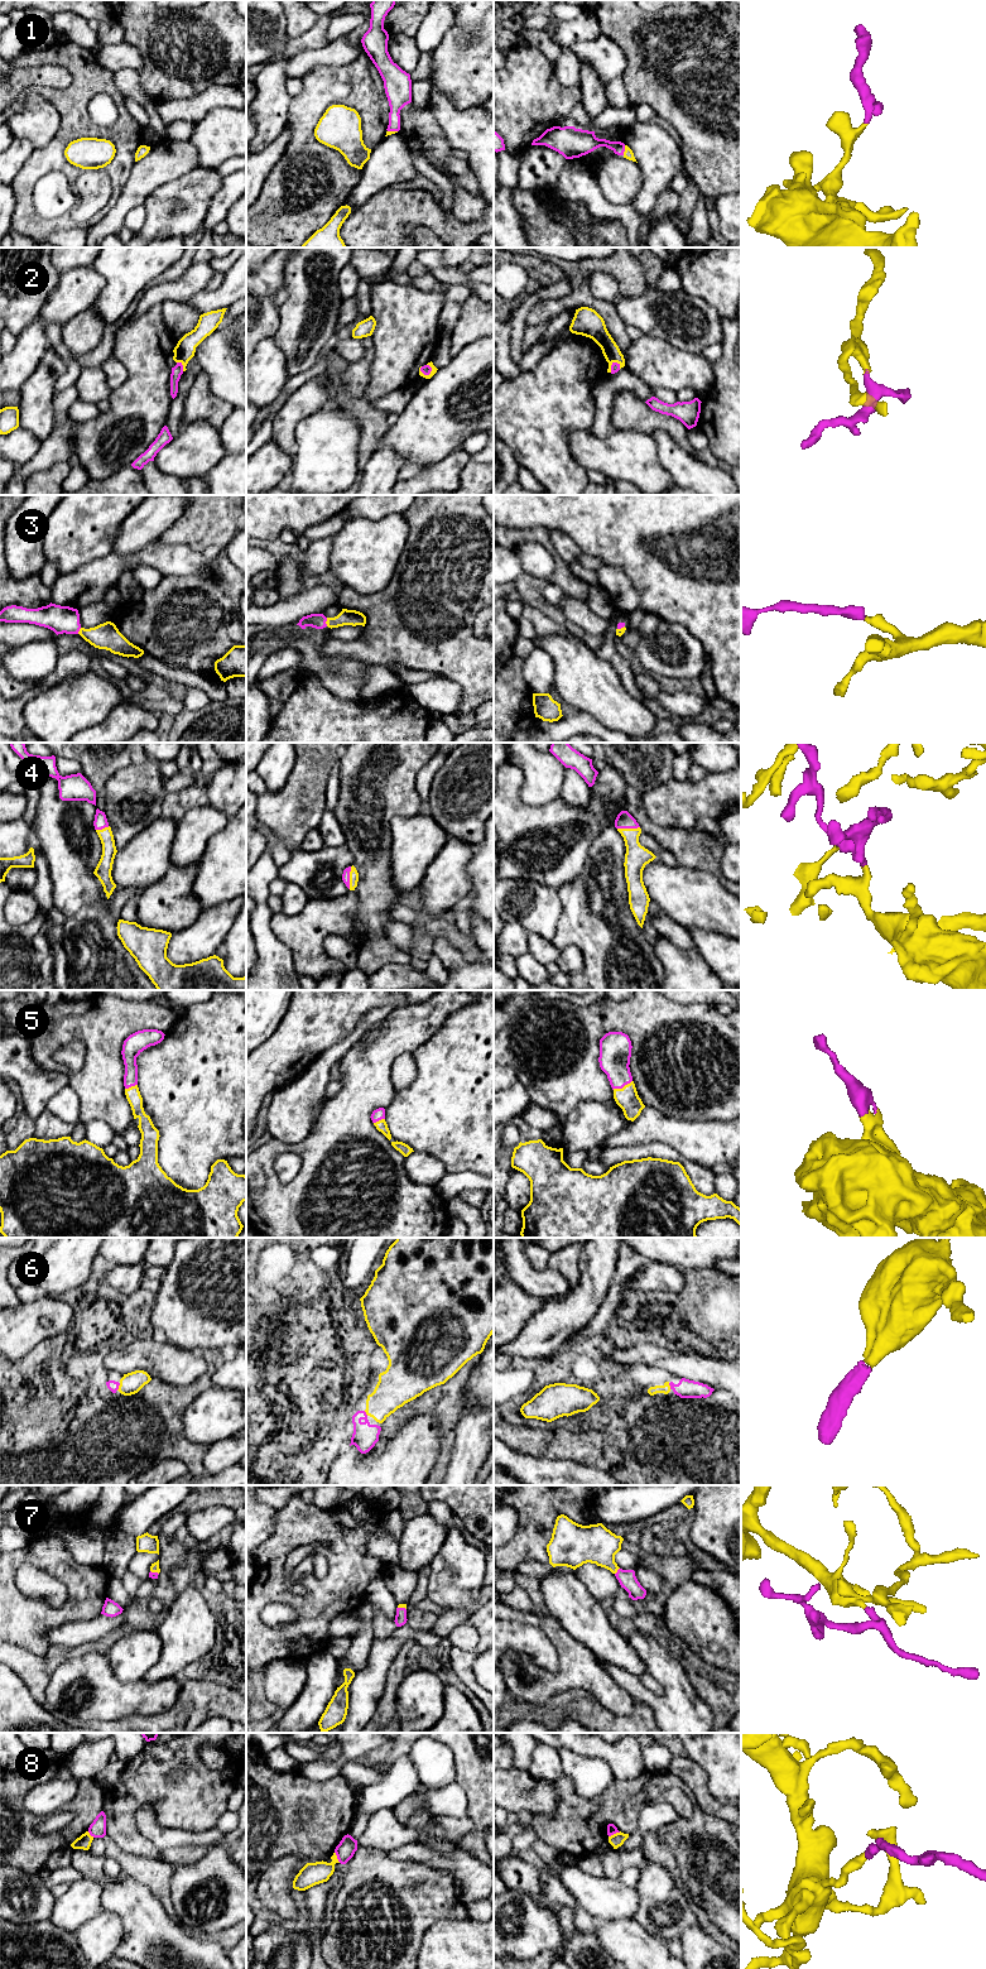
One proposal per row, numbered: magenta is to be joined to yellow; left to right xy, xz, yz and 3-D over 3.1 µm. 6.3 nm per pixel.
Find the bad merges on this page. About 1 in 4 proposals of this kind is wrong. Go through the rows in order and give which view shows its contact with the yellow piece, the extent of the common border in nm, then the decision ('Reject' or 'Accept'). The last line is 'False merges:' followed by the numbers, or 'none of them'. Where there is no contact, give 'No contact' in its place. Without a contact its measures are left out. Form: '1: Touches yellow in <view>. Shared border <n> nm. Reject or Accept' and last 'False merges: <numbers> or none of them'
1: Touches yellow in yz. Shared border 70 nm. Accept
2: Touches yellow in xy. Shared border 80 nm. Accept
3: Touches yellow in xz. Shared border 60 nm. Accept
4: Touches yellow in xz. Shared border 140 nm. Accept
5: Touches yellow in yz. Shared border 140 nm. Accept
6: Touches yellow in xy. Shared border 50 nm. Accept
7: Touches yellow in yz. Shared border 50 nm. Accept
8: Touches yellow in yz. Shared border 90 nm. Reject
False merges: 8

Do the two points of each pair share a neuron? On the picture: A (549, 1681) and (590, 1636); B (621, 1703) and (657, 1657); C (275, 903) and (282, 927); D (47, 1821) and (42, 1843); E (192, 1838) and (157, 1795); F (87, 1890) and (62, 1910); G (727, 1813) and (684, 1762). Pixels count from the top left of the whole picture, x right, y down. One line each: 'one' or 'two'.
A: two
B: two
C: two
D: two
E: two
F: one
G: one

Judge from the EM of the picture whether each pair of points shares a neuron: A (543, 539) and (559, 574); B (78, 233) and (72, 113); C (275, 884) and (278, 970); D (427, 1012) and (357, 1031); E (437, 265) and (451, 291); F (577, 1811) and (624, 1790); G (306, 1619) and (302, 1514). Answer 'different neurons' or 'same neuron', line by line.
A: same neuron
B: different neurons
C: different neurons
D: different neurons
E: different neurons
F: same neuron
G: same neuron

